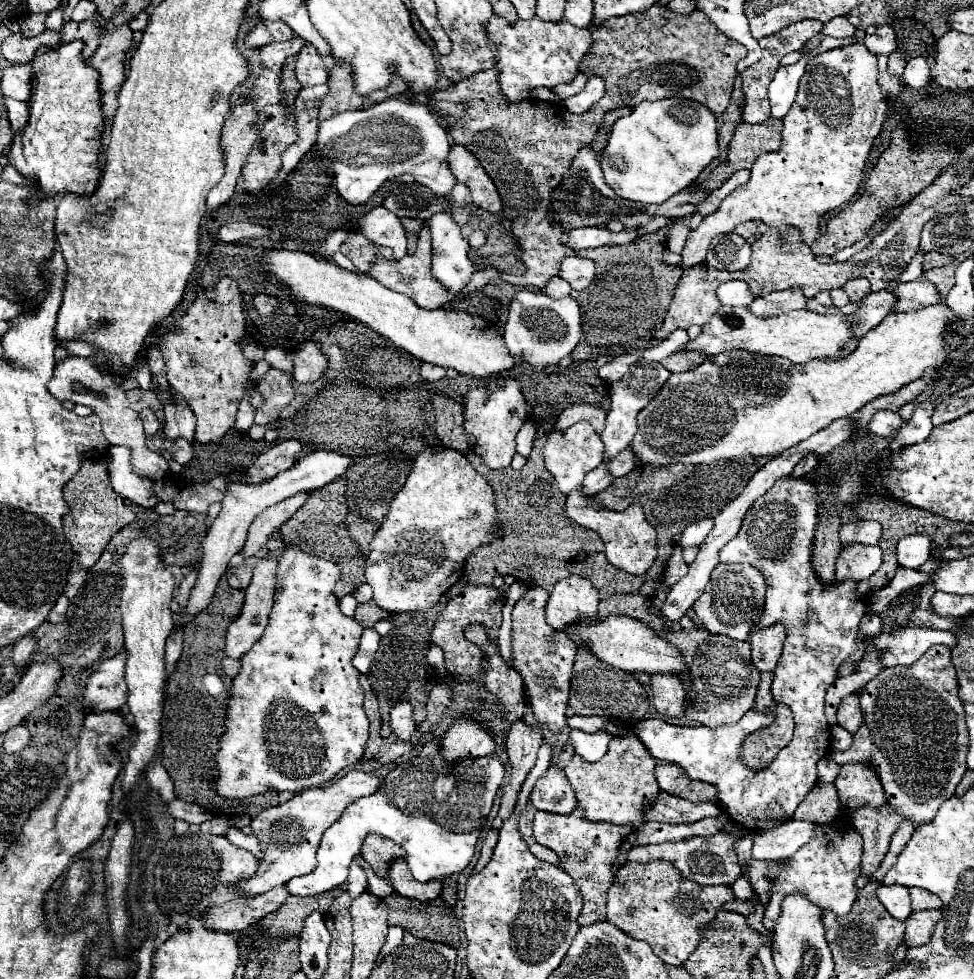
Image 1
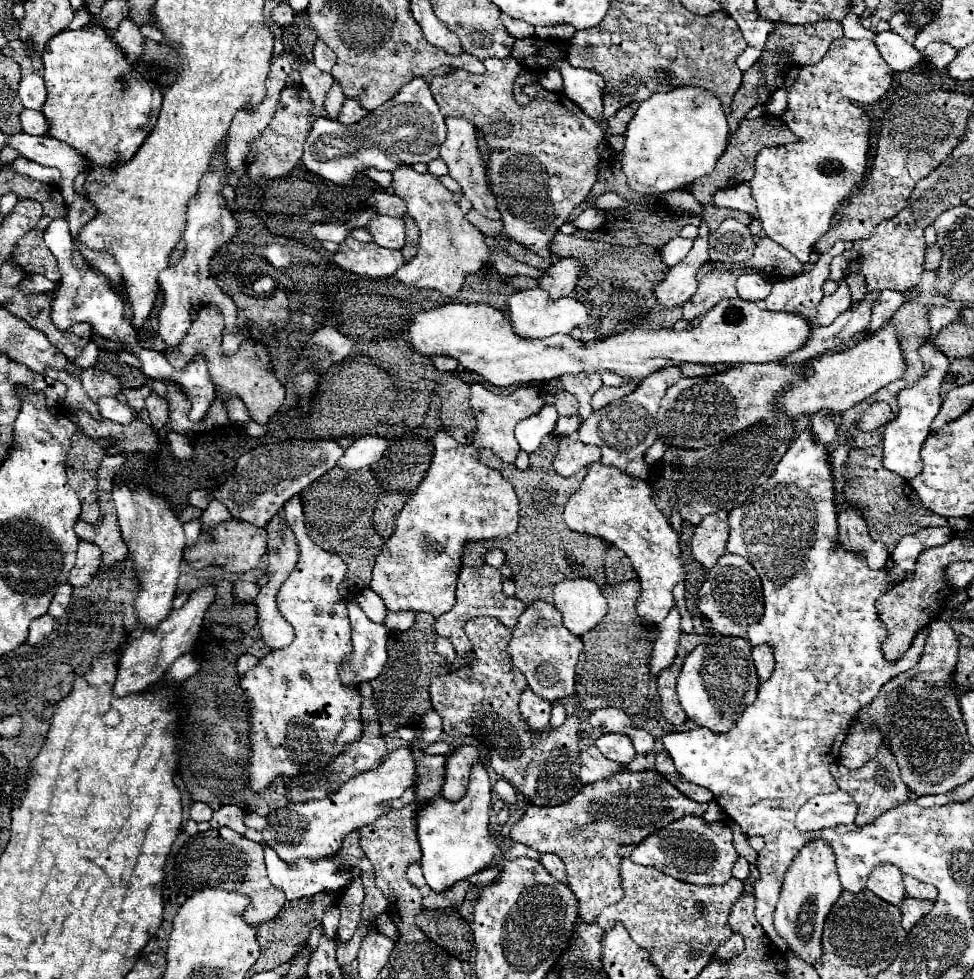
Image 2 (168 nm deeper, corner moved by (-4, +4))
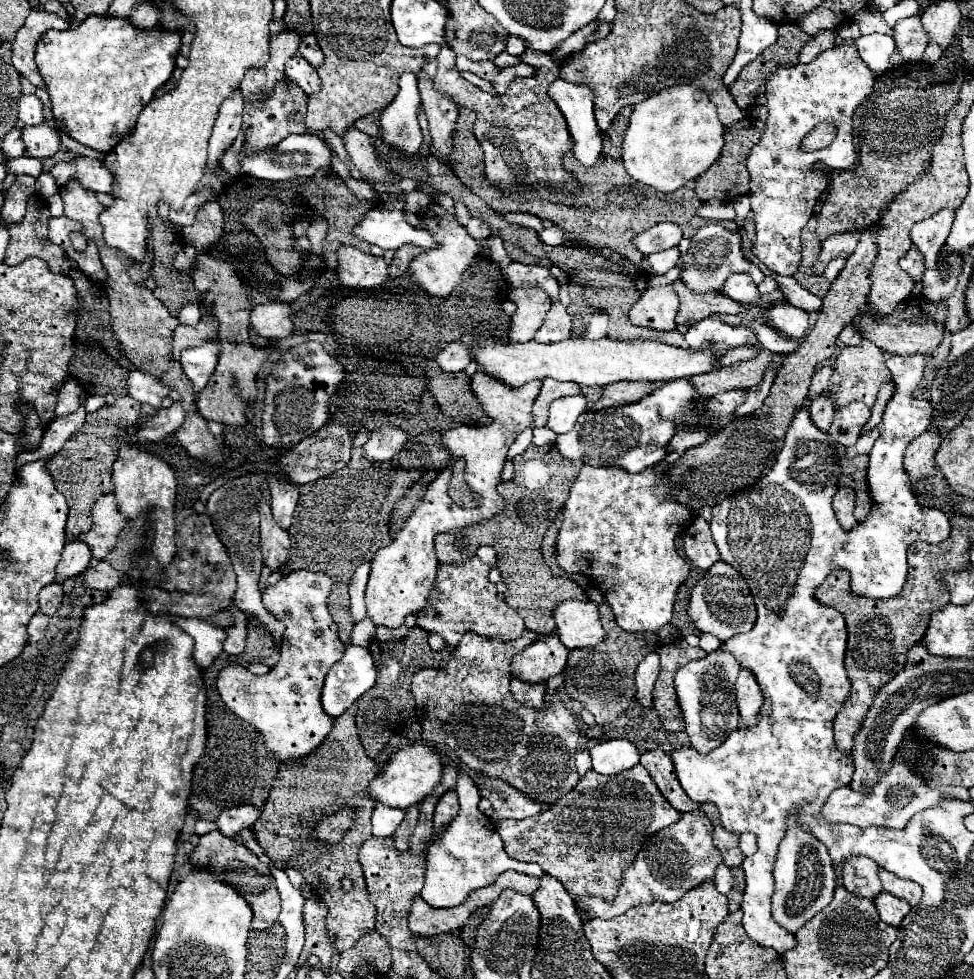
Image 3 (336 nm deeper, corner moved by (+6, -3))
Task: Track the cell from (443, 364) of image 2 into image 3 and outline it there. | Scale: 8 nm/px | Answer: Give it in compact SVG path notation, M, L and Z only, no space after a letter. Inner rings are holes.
M465 339L447 343L447 345L439 351L437 363L439 363L441 369L447 371L447 373L465 371L467 365L471 363L471 359L469 359L469 343L465 343Z

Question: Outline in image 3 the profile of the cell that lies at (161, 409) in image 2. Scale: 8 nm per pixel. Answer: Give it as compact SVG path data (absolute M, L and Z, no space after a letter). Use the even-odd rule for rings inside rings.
M137 369L129 373L127 385L129 385L129 395L135 401L139 401L141 405L149 405L153 409L159 409L163 397L169 395L169 389L161 381L157 381L157 377L141 373Z

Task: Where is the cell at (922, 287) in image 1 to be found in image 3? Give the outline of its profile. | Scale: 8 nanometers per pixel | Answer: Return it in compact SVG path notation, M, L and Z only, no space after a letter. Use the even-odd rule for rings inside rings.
M847 325L847 327L839 333L839 341L841 341L843 345L857 345L857 343L861 341L861 333L855 331L851 325Z

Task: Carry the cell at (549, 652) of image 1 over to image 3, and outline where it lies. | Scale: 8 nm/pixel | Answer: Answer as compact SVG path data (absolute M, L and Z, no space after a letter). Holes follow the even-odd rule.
M553 635L545 641L531 643L519 655L515 655L511 673L527 683L543 683L549 677L563 673L567 655L569 651L565 645L557 639L557 635Z

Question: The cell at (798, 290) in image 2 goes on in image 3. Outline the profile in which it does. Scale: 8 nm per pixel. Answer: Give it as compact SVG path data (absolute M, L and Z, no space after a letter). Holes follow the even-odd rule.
M845 231L841 235L829 235L825 241L823 241L823 249L819 253L819 259L817 263L813 265L813 271L823 273L825 265L837 257L849 257L853 253L853 249L857 247L859 243L859 237L861 233L859 231Z

